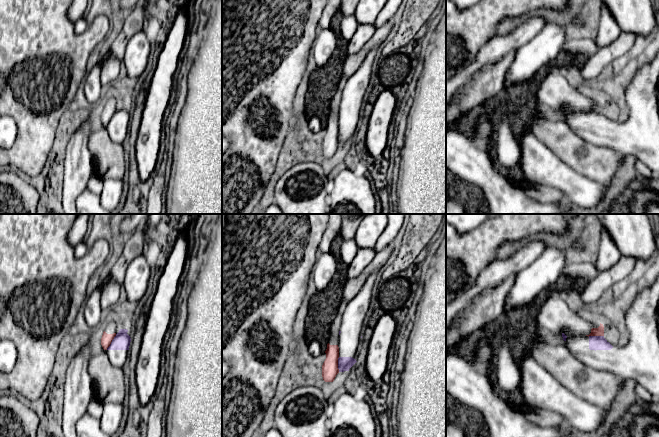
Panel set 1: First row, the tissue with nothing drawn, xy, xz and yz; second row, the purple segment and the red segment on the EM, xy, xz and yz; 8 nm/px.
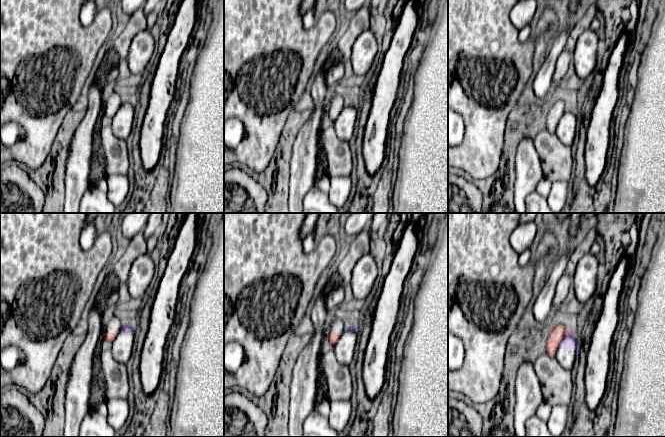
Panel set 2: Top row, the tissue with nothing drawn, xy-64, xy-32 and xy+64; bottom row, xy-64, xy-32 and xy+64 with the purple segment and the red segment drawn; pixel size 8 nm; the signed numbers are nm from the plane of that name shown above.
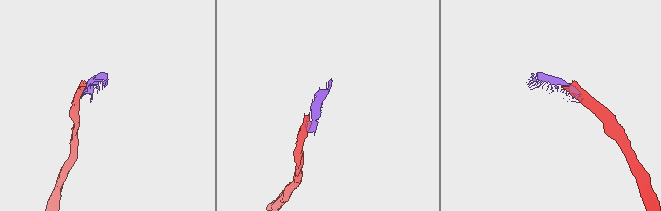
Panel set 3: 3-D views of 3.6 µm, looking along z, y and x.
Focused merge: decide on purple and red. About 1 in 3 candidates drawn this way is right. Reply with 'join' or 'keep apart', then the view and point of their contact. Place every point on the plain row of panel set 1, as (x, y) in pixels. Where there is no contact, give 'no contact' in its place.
keep apart; meets purple in xy at (111, 118)

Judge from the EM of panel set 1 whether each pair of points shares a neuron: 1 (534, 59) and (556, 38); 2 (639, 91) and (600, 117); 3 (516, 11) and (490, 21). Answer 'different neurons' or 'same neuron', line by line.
1: same neuron
2: same neuron
3: same neuron

